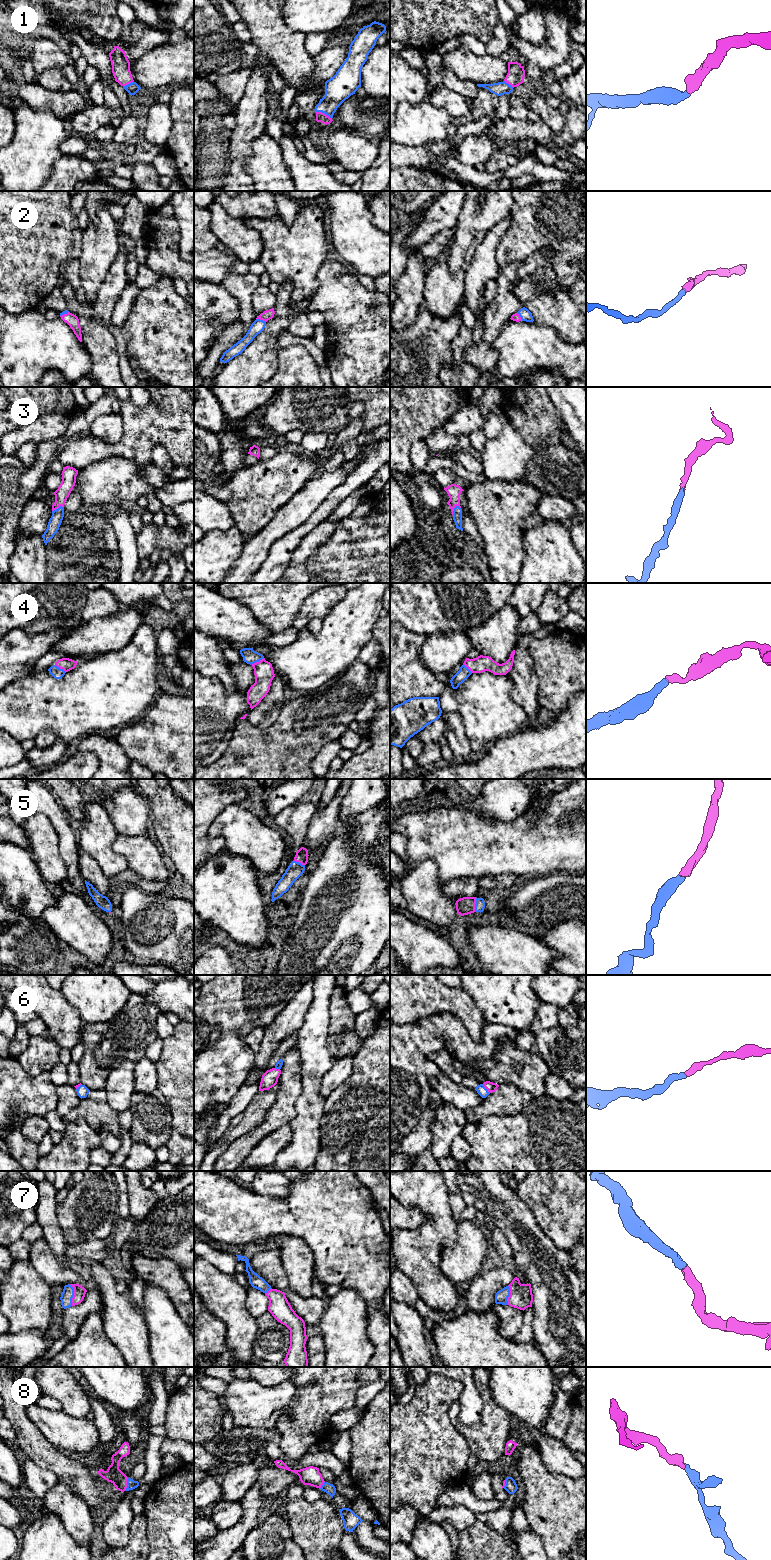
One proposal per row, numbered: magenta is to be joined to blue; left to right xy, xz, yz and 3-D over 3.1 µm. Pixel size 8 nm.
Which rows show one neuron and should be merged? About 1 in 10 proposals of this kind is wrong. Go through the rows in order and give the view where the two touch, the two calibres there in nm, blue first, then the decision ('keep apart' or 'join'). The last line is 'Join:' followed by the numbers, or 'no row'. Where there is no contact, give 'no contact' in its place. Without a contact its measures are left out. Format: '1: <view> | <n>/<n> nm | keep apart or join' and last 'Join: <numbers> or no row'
1: xz | 220/80 nm | join
2: xz | 100/80 nm | join
3: yz | 80/110 nm | join
4: xz | 120/160 nm | join
5: yz | 80/140 nm | join
6: yz | 80/80 nm | join
7: xy | 100/100 nm | join
8: xy | 80/130 nm | join
Join: 1, 2, 3, 4, 5, 6, 7, 8

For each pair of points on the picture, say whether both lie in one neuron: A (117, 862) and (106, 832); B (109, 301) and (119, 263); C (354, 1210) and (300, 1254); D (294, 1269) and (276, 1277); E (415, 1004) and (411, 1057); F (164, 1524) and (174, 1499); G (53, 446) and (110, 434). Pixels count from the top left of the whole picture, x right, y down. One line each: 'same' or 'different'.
A: same
B: same
C: different
D: different
E: different
F: same
G: different

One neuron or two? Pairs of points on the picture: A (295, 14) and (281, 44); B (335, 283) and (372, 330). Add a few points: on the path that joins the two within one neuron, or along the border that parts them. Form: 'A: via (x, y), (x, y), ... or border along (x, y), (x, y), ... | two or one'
A: border along (281, 10), (284, 22), (290, 28), (305, 34) | two
B: via (339, 295), (360, 318) | one

